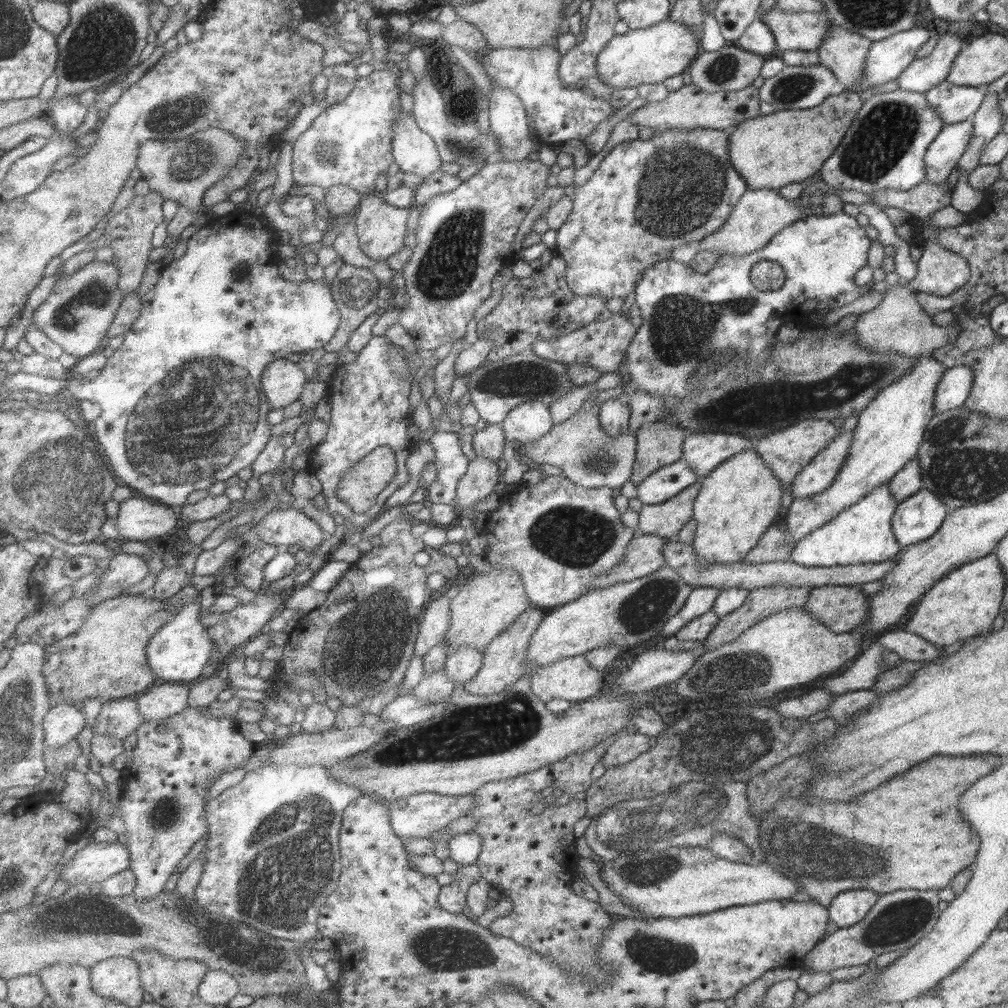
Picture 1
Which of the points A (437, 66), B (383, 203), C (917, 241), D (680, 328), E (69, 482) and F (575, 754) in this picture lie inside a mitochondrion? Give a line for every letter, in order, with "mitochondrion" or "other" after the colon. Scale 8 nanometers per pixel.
A: other
B: other
C: other
D: mitochondrion
E: mitochondrion
F: other

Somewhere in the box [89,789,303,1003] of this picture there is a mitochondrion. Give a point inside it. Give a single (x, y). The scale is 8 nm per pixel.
(241, 942)

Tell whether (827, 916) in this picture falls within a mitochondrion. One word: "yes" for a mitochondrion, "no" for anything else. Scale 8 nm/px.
no

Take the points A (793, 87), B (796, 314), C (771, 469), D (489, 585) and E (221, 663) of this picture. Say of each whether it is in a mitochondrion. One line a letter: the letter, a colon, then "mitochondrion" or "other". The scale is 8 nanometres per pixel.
A: mitochondrion
B: other
C: other
D: other
E: other

